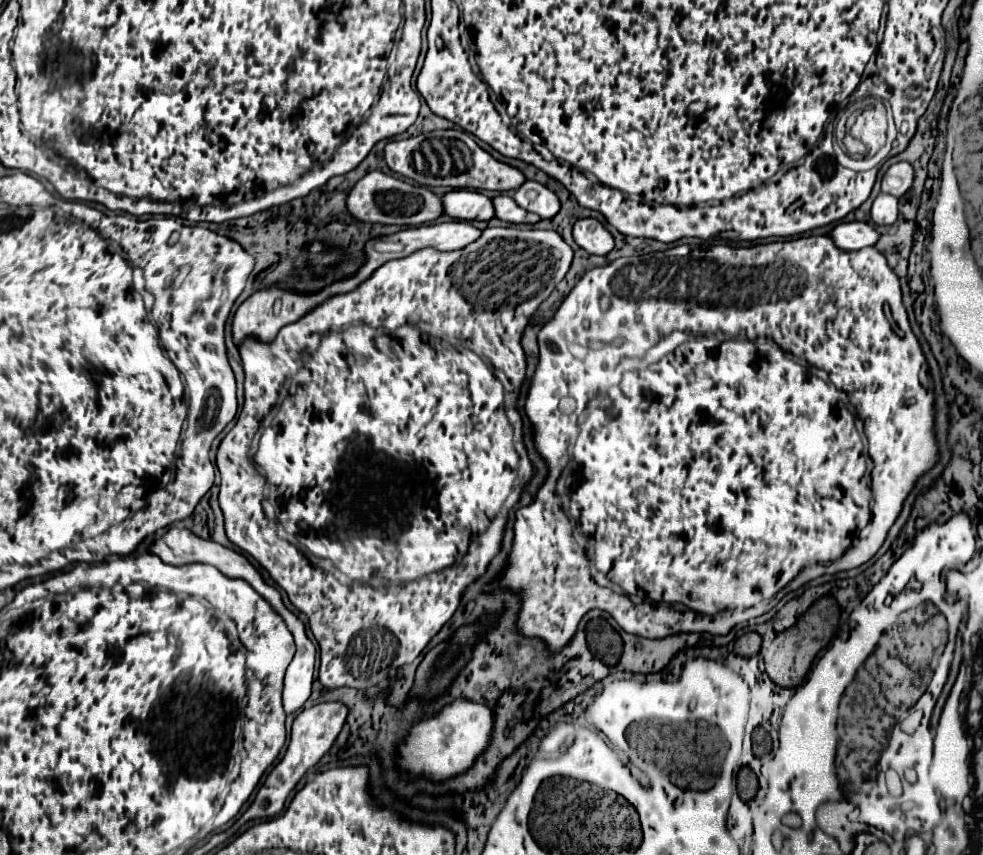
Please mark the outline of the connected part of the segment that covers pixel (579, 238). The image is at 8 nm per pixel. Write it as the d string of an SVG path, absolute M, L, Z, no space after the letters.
M581 219L573 225L575 243L593 255L607 255L613 249L613 237L597 219Z

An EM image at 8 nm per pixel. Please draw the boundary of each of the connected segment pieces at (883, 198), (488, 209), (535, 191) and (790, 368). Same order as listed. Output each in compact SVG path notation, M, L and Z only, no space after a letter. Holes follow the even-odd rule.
M879 193L871 207L871 219L875 225L891 225L897 219L897 197Z
M455 189L455 191L441 195L441 201L443 201L445 215L449 215L453 219L489 221L491 217L495 217L491 199L487 195L483 195L481 191Z
M525 181L515 191L513 199L517 201L519 207L523 207L525 211L537 213L541 219L551 219L553 215L557 215L559 207L561 207L557 195L537 181Z
M805 235L795 241L775 241L775 243L751 245L751 247L711 245L711 247L699 249L699 245L677 245L673 249L663 251L663 253L621 257L621 259L615 259L615 261L603 265L603 267L589 269L579 279L579 283L571 289L571 293L561 303L561 307L557 309L553 319L539 331L537 339L539 339L539 365L537 365L537 371L531 379L529 397L525 401L525 411L535 427L537 451L549 463L549 479L539 489L537 499L529 507L521 507L515 513L515 517L517 517L515 519L515 541L513 541L511 557L503 569L501 585L511 587L513 591L521 591L521 595L523 595L523 609L521 609L519 621L517 621L519 631L527 637L541 637L553 651L559 651L563 645L569 643L569 639L577 631L577 623L581 621L581 617L589 609L595 609L595 607L611 613L625 631L641 635L641 637L649 637L649 639L659 639L659 637L665 637L669 633L679 633L679 631L709 631L713 635L727 635L737 623L765 613L765 609L757 609L759 603L773 599L773 595L779 589L783 589L807 563L809 565L793 581L795 589L799 589L807 581L821 577L825 573L853 569L853 567L859 567L865 561L869 561L877 553L877 549L881 547L881 543L889 531L889 525L893 525L893 521L897 519L901 505L913 489L915 481L927 469L931 469L933 463L937 461L937 443L935 443L935 435L933 435L931 381L923 379L923 385L919 387L919 375L921 375L921 369L925 369L925 357L923 357L923 351L921 351L921 347L907 323L907 311L901 305L899 279L889 269L885 257L881 257L875 247L863 247L859 251L841 251L833 245L833 241L827 235L823 235L823 237ZM883 303L889 303L899 329L905 331L905 337L899 337L891 329L889 321L883 315ZM675 329L685 331L685 333L693 333L695 337L699 337L699 341L683 343L681 347L675 349L675 357L674 353L664 355L663 343L658 343L659 339L663 335L669 335ZM757 339L767 339L767 343L757 347L755 345ZM791 357L797 361L805 361L809 367L817 367L817 369L825 371L829 375L831 385L827 385L823 379L811 375L811 371L805 365L793 361ZM843 393L847 395L855 413L863 421L863 432L869 441L869 457L873 459L873 471L871 471L873 501L883 501L883 503L875 503L873 517L869 513L869 501L872 500L872 495L869 491L870 476L866 472L868 459L862 455L864 445L861 434L857 433L855 428L855 416L843 403ZM567 398L568 400L575 399L579 403L579 407L571 415L561 413L567 403ZM571 453L579 465L579 475L581 475L577 489L575 487L571 489L571 515L569 517L573 521L561 511L561 497L555 493L557 479L561 477L563 469L567 467ZM869 519L871 519L871 533L857 537L859 531L869 523ZM573 525L575 525L575 529L581 529L585 535L593 535L597 569L605 571L605 573L613 571L613 579L621 581L623 593L615 593L615 591L605 589L593 581L591 571L589 571L589 555L575 541L575 537L571 533ZM637 589L643 589L645 595L649 597L649 601L645 601L643 607L637 607L629 597L629 595L635 595Z

